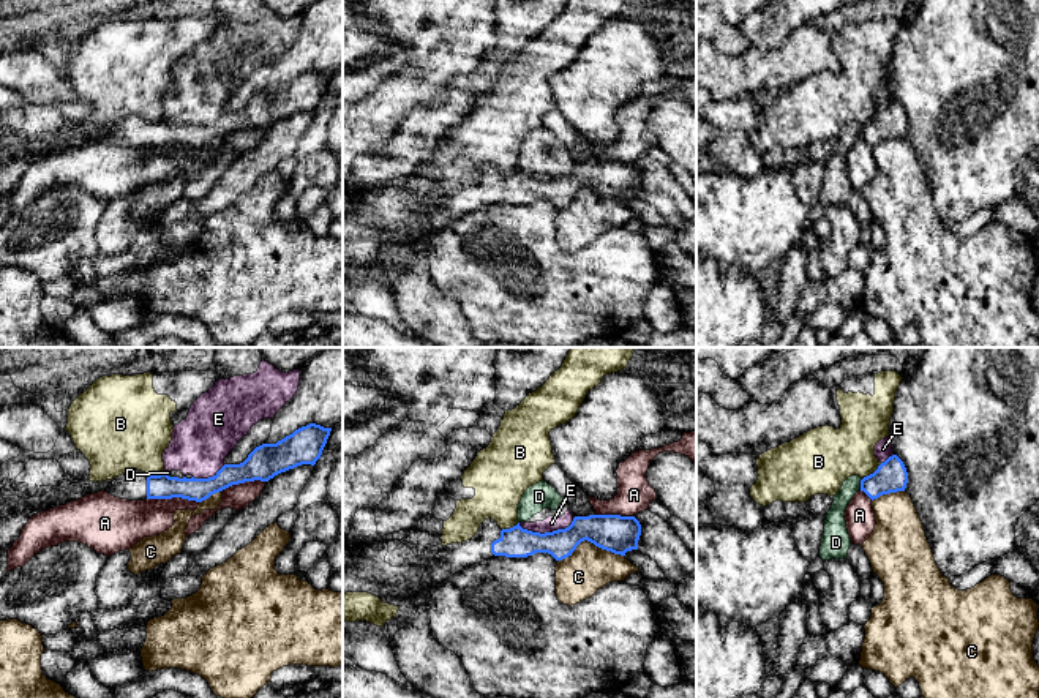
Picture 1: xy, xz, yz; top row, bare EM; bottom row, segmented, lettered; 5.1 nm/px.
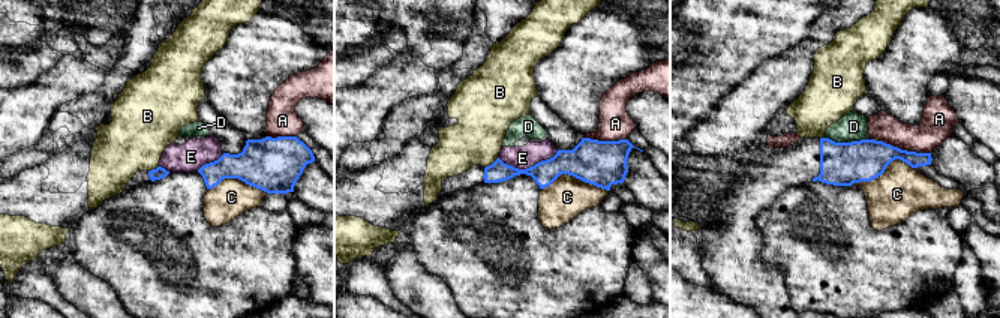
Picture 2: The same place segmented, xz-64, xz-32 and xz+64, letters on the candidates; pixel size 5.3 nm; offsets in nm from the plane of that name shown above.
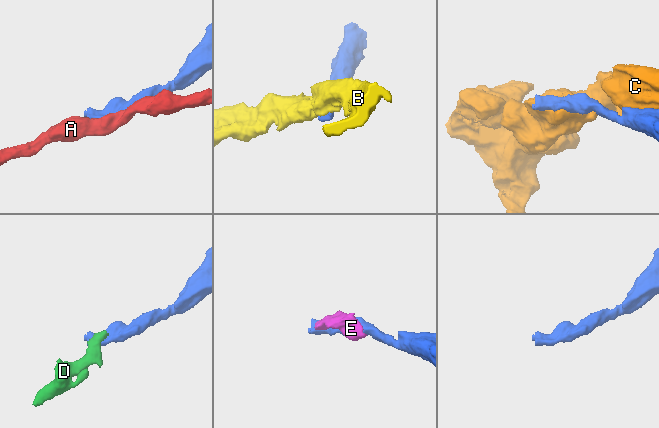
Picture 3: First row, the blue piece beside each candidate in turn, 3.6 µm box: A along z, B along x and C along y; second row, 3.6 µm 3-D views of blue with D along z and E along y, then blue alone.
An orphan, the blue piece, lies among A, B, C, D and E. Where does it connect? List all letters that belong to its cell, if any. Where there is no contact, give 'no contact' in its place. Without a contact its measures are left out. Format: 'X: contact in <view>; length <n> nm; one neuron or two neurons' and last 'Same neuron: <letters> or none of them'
A: contact in xy; length 260 nm; two neurons
B: contact in yz; length 130 nm; two neurons
C: contact in xz; length 340 nm; two neurons
D: contact in yz; length 60 nm; two neurons
E: contact in xz; length 300 nm; two neurons
Same neuron: none of them

